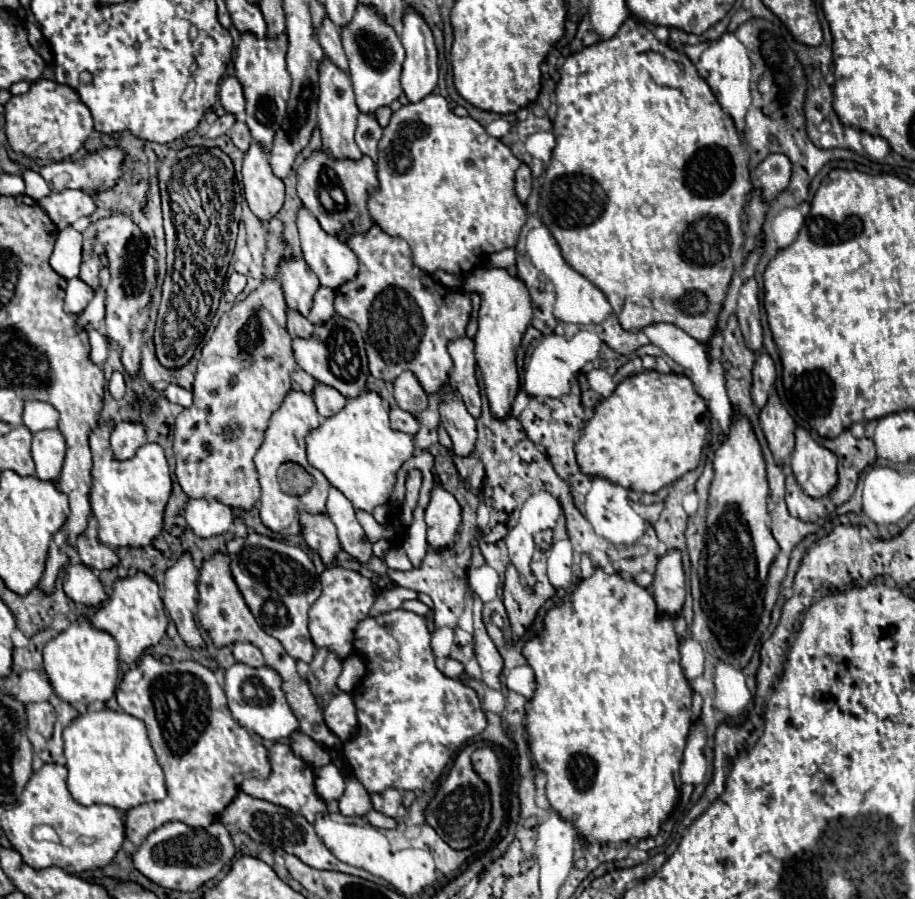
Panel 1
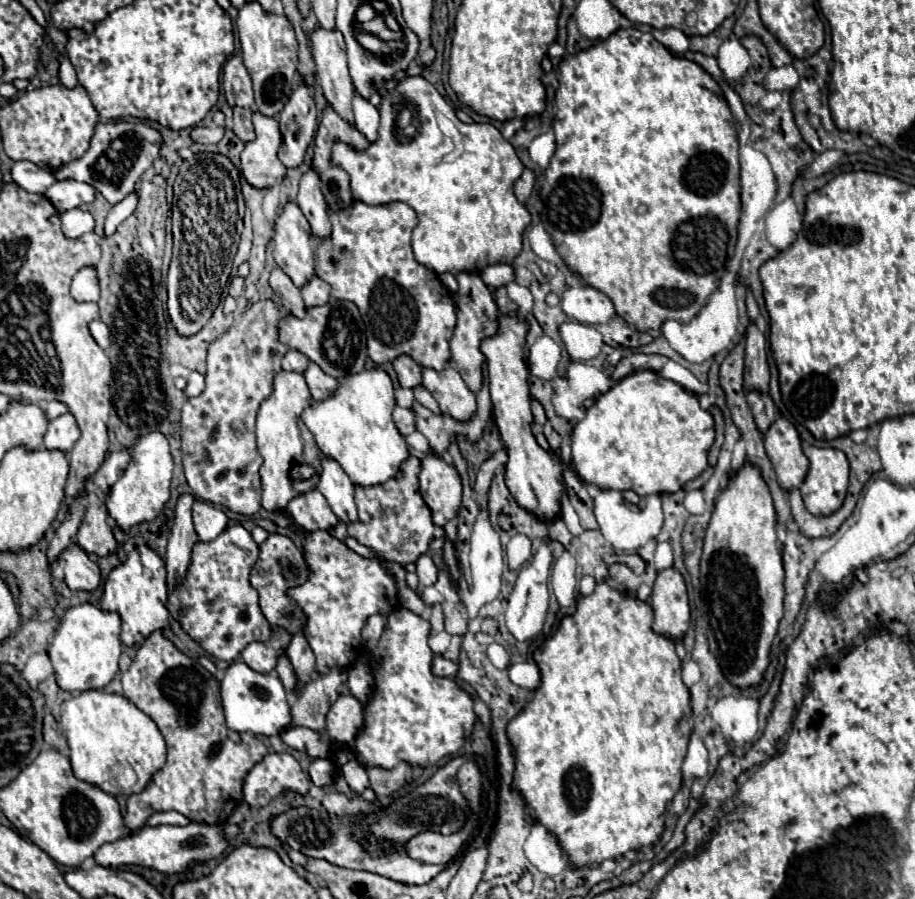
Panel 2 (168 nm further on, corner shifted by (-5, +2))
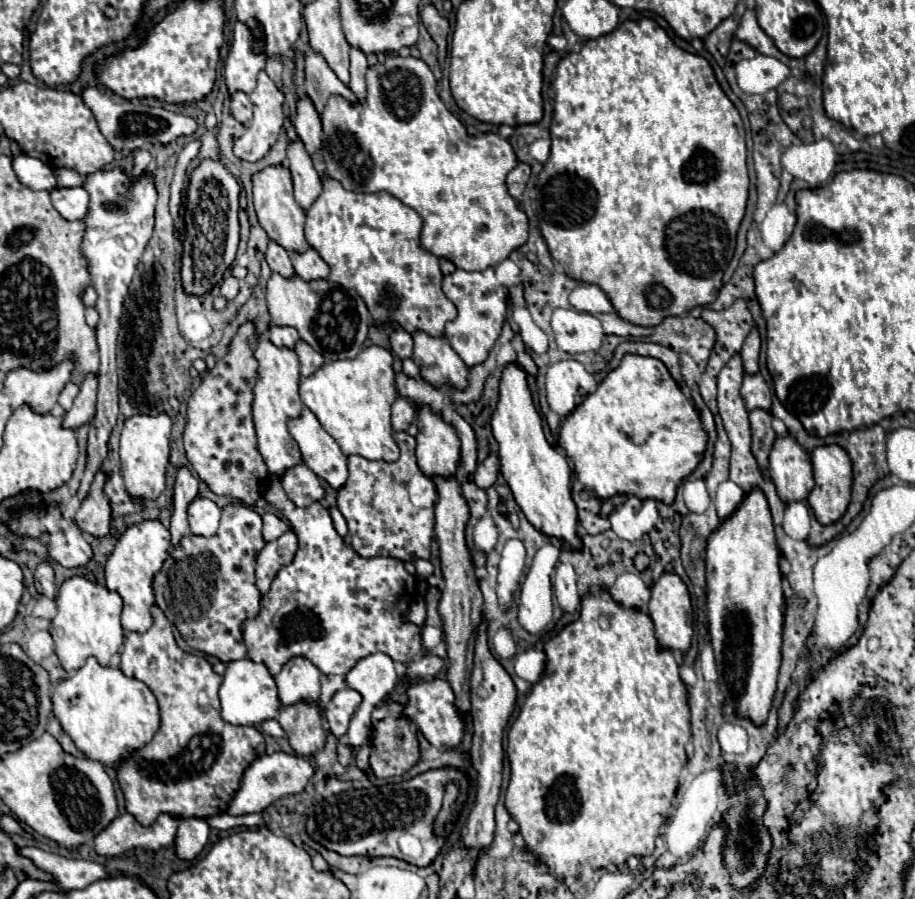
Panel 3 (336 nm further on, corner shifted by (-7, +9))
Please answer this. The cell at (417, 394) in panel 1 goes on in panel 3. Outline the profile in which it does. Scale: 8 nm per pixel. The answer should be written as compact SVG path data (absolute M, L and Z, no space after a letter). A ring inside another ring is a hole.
M403 329L393 331L393 335L391 335L391 349L393 349L395 355L399 355L401 361L411 359L413 357L413 337L407 331L403 331Z

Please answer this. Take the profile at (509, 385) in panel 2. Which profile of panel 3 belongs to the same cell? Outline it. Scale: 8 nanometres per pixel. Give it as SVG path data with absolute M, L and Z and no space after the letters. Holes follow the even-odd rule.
M509 363L505 367L505 373L501 375L499 405L491 417L491 429L499 443L501 475L511 487L513 497L529 523L549 537L557 537L571 547L581 547L581 539L575 533L577 507L571 499L569 461L565 453L553 449L547 443L543 435L541 415L537 413L527 387L527 373L515 363Z

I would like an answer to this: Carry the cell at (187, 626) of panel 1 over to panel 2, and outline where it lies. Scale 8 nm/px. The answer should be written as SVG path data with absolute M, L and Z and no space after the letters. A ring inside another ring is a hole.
M181 494L175 506L175 520L171 526L171 536L165 552L169 588L173 588L185 576L187 564L191 564L191 548L197 542L195 528L191 524L193 502L195 502L193 494Z

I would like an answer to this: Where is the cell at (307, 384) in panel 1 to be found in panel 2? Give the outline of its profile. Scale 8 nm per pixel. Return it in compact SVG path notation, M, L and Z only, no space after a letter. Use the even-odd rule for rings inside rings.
M287 350L287 354L281 360L281 368L293 370L293 372L303 372L303 368L307 368L307 364L309 364L309 358L297 350Z

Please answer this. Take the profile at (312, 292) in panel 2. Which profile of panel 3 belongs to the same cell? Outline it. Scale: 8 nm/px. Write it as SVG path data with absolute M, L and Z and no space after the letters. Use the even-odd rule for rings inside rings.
M309 247L307 253L293 253L291 261L293 261L295 273L303 281L317 281L317 279L327 279L329 277L329 267L319 257L319 253L311 247Z

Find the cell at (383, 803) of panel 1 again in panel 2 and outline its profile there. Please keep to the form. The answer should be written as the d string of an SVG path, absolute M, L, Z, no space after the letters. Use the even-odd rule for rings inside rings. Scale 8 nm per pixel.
M399 762L391 770L365 764L365 770L367 770L369 782L371 782L371 788L375 790L375 794L377 796L389 796L389 794L393 794L395 790L399 790L405 784L409 764L407 762Z

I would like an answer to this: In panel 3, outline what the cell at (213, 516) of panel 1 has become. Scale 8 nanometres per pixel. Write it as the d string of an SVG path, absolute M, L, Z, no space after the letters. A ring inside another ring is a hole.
M197 497L191 505L189 505L189 527L195 535L213 535L219 527L219 519L221 519L221 509L211 501L211 499L203 499Z

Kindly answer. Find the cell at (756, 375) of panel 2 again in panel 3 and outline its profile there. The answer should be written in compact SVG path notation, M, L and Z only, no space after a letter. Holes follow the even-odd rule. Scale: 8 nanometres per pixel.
M745 373L743 377L743 387L741 387L741 397L747 405L747 409L769 409L771 407L771 389L765 383L761 373Z

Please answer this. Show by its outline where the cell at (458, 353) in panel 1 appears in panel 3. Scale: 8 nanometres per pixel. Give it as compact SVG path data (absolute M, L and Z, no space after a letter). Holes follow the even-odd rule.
M489 267L485 271L457 269L455 273L443 277L443 291L457 307L457 319L447 323L445 339L449 339L449 345L467 367L481 365L501 335L501 327L507 317L507 289L497 283L495 271Z

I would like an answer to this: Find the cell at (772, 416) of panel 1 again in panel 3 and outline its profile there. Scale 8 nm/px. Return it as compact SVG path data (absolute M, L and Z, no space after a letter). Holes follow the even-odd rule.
M793 435L775 439L767 473L785 503L807 499L815 485L811 457Z

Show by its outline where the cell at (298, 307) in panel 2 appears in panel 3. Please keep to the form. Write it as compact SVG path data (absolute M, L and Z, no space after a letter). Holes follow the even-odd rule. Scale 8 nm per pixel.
M275 241L269 243L269 249L265 253L265 259L267 259L271 271L281 273L281 277L293 277L295 275L293 265L289 261L289 253L283 247L279 247Z

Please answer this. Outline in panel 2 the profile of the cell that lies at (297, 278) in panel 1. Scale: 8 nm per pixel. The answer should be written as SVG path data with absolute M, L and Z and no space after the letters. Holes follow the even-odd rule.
M287 202L275 220L273 258L301 288L315 276L315 242L311 226L297 202Z

